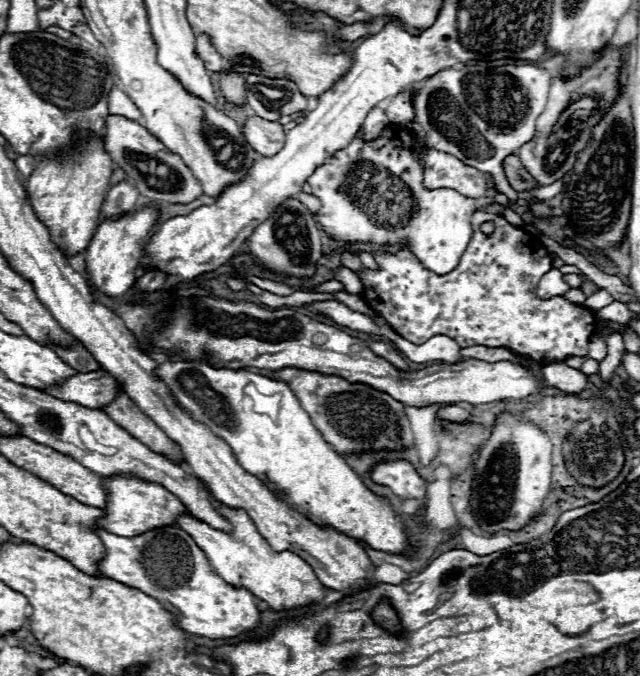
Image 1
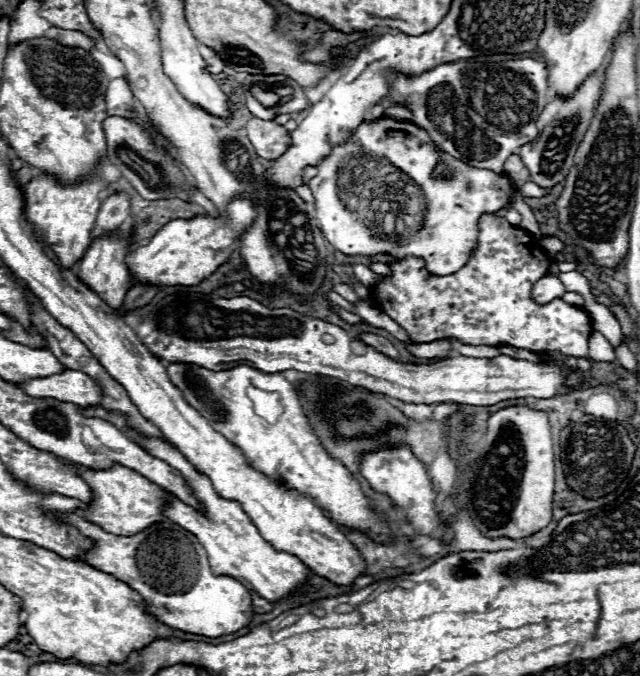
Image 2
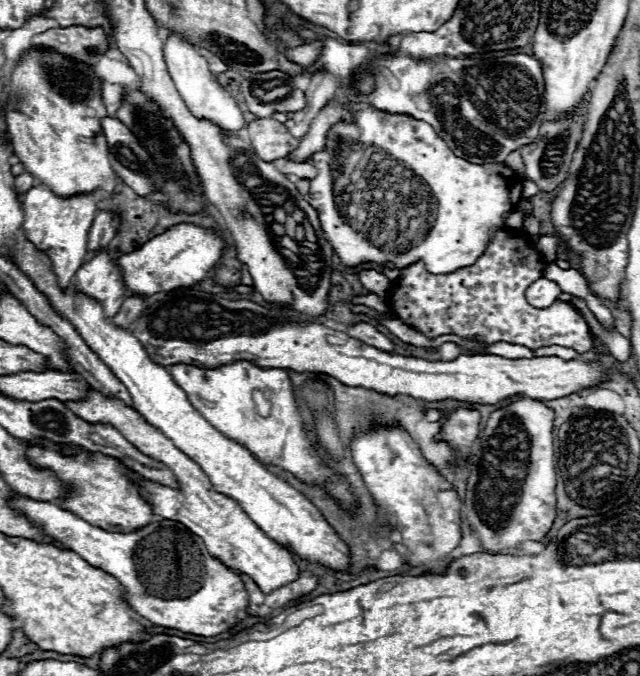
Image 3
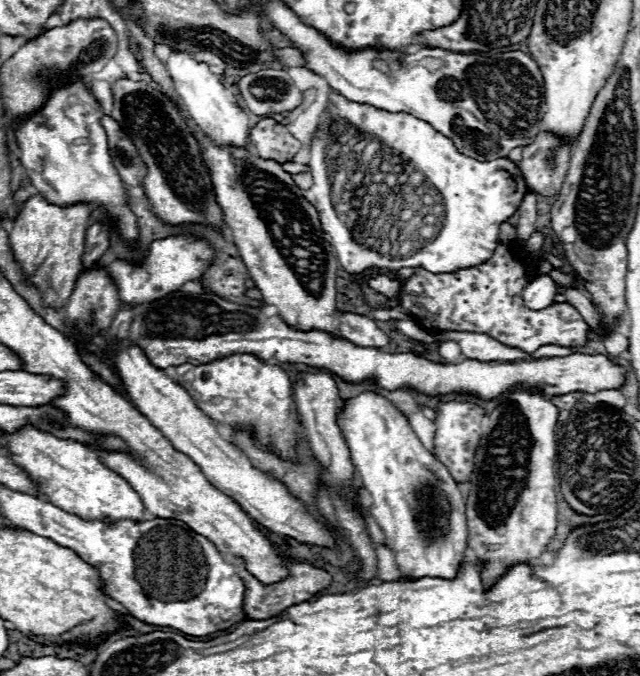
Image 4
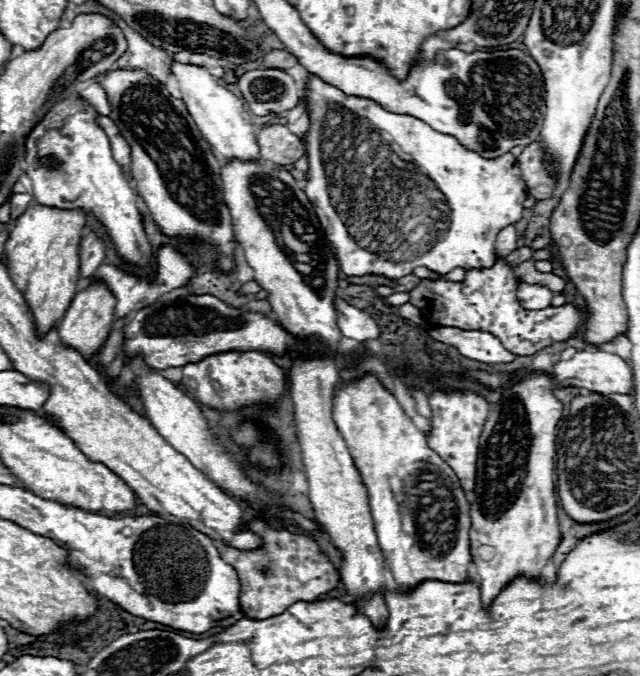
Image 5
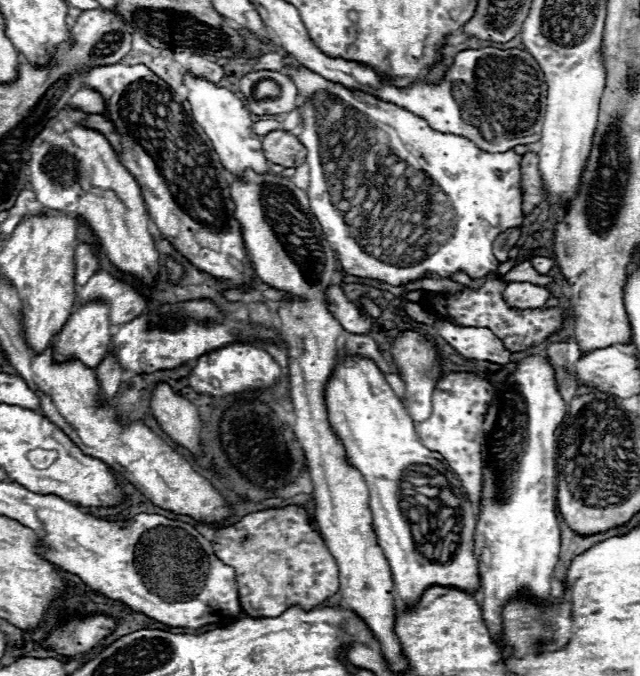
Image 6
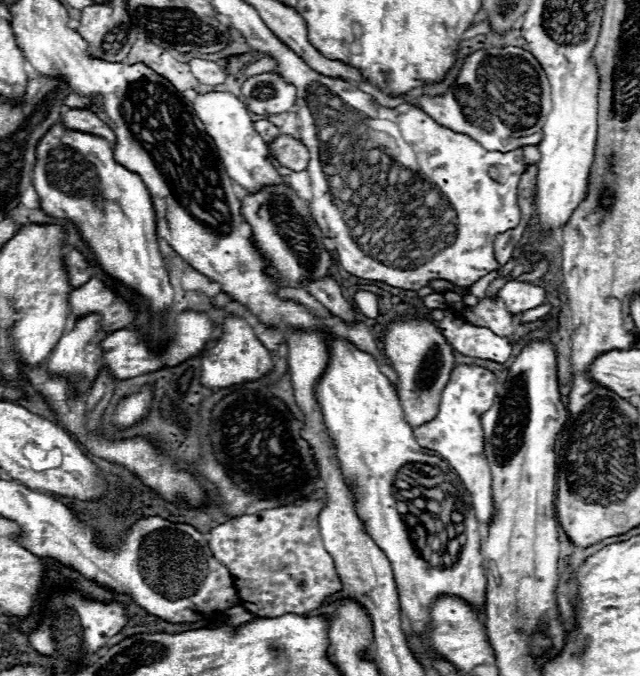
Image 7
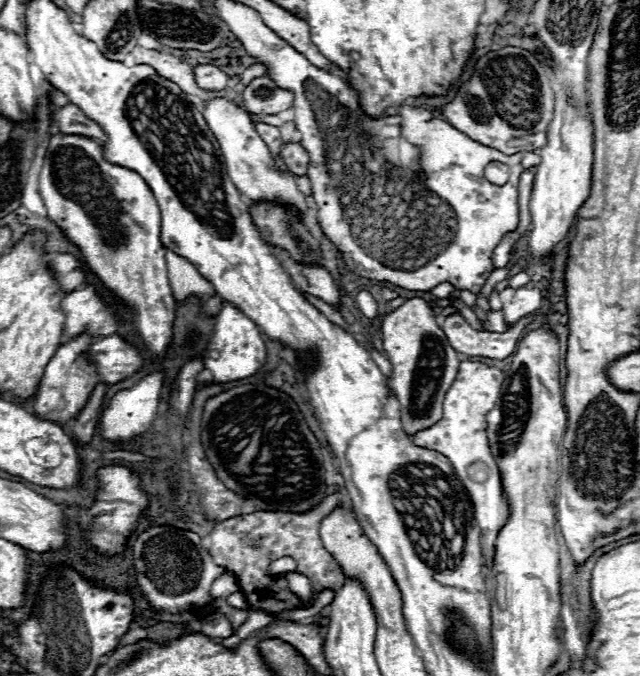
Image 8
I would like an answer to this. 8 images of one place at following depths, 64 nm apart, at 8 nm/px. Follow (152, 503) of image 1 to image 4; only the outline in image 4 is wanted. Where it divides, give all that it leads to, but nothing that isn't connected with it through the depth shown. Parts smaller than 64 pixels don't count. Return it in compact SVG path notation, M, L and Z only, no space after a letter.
M24 426L14 434L6 434L6 438L12 460L22 466L34 480L42 482L44 498L54 502L54 506L62 506L62 510L70 510L70 514L78 514L80 518L102 522L146 520L146 508L132 486L120 474L110 470L100 460L100 456L84 444L74 440L60 440L32 426Z

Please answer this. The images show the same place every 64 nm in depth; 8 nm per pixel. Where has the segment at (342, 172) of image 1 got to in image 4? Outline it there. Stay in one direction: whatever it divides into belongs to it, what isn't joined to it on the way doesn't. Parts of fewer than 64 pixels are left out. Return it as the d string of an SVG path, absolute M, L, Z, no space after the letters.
M330 94L322 118L332 120L320 120L314 132L310 148L314 182L304 192L304 198L318 210L322 230L330 236L330 244L346 272L358 274L366 268L396 272L400 268L422 266L432 274L444 274L482 264L492 256L500 226L514 216L526 196L526 182L512 160L472 160L462 156L452 140L424 120L404 112L392 114L370 104L350 102L336 94Z

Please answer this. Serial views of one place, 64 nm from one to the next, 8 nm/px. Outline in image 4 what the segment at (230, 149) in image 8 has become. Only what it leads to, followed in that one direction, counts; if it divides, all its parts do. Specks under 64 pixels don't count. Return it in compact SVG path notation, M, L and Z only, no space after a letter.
M172 50L168 56L168 72L174 80L174 86L188 110L188 114L196 120L198 126L216 142L216 144L234 144L234 146L244 146L248 138L248 114L238 106L234 94L226 90L218 76L208 70L208 64L196 62L188 52L182 50Z

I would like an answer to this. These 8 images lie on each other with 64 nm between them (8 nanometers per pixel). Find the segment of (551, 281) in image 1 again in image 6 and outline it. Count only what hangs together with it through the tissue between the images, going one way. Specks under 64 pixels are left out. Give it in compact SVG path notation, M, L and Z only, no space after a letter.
M510 282L504 296L514 308L542 308L550 298L550 290L530 282Z

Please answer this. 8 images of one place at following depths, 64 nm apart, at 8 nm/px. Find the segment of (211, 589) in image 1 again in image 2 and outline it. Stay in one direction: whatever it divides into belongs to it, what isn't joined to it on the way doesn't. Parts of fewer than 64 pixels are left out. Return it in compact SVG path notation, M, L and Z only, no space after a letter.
M70 514L68 522L74 524L84 536L98 542L86 558L88 564L96 570L106 570L106 574L114 574L114 578L126 582L132 590L144 596L144 600L148 600L148 610L170 628L218 638L234 634L252 622L254 612L250 590L234 578L214 576L208 566L206 550L196 536L182 526L166 520L152 524L134 536L116 536L76 514Z

